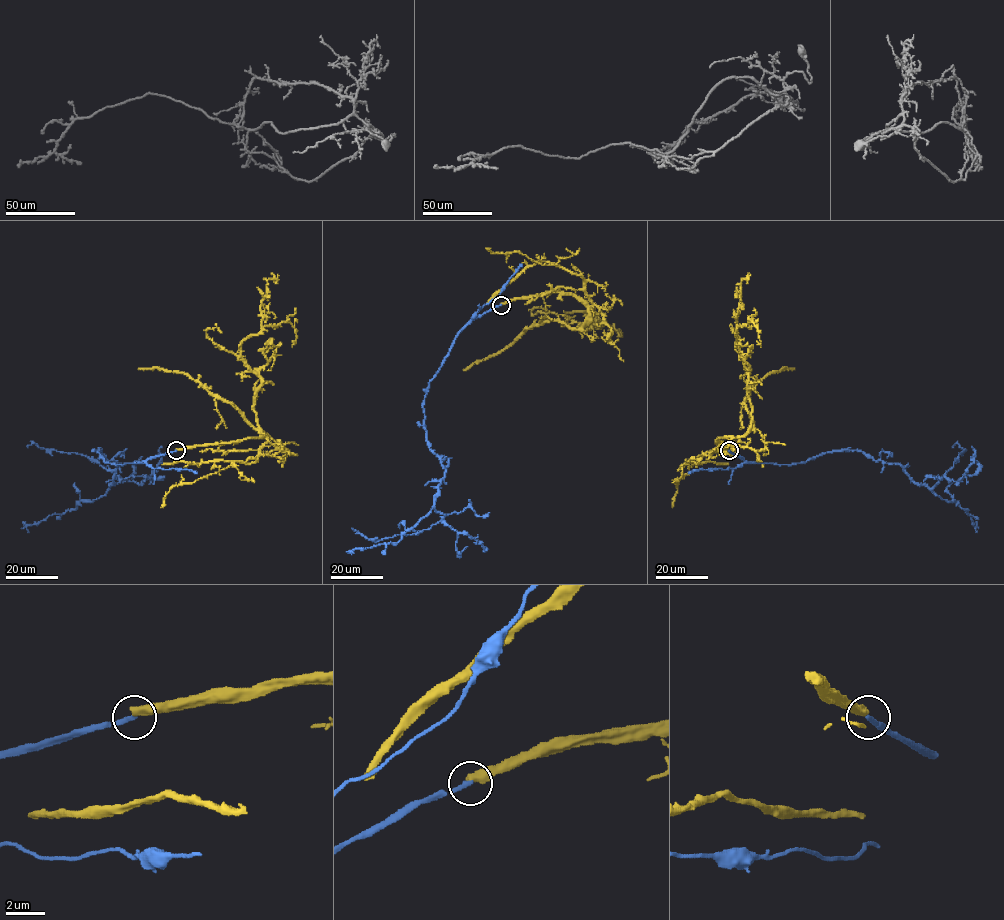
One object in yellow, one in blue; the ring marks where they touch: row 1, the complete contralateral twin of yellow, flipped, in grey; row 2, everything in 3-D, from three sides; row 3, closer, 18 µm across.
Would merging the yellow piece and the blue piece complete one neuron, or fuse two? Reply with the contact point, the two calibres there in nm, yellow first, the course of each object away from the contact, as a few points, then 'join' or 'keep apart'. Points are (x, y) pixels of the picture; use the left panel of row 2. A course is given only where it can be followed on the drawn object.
place (176, 450); calibres 480 and 260 nm; course yellow (176, 450), (263, 437), (253, 408), (261, 379), (245, 362), (240, 345), (261, 330), (267, 280), (278, 274); course blue (176, 450), (115, 465), (99, 450), (120, 463), (109, 488), (119, 478), (86, 456), (27, 446); keep apart

